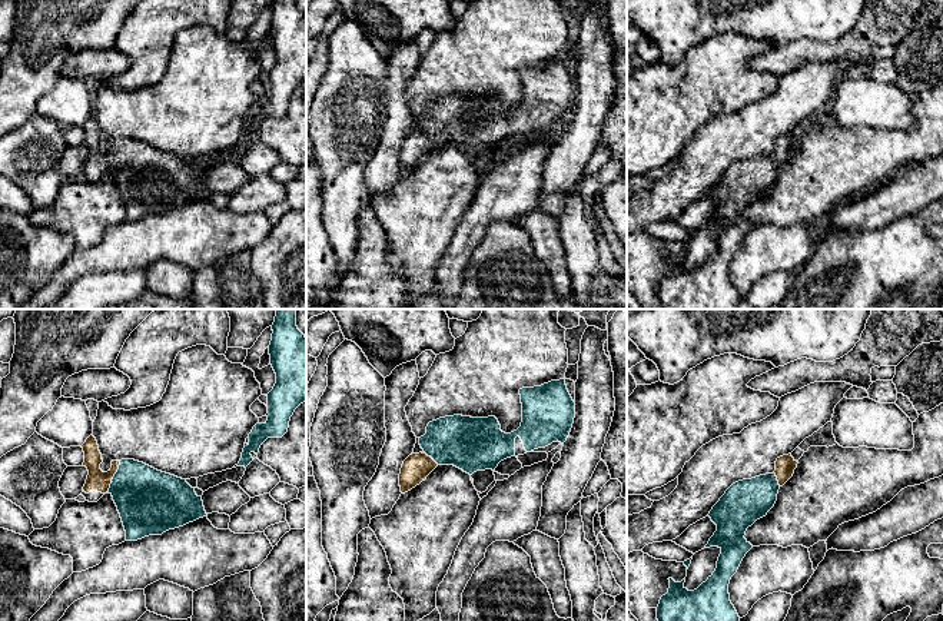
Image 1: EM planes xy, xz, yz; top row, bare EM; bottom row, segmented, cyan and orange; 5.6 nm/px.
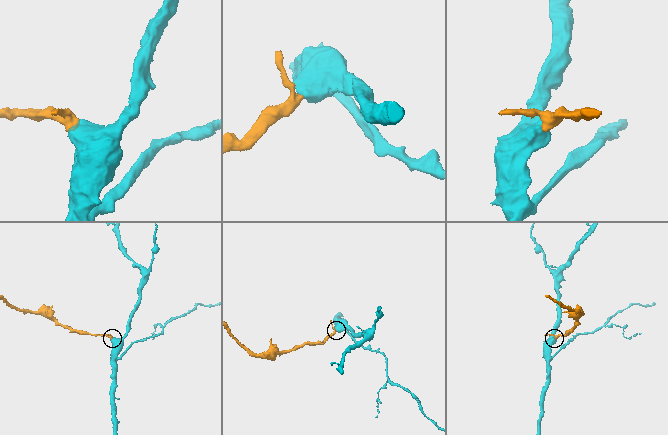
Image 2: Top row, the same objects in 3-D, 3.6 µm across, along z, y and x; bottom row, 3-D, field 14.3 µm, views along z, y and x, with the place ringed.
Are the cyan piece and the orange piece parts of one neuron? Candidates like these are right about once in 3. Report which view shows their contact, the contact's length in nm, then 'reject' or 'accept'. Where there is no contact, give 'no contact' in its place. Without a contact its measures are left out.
contact in xy; length 190 nm; accept

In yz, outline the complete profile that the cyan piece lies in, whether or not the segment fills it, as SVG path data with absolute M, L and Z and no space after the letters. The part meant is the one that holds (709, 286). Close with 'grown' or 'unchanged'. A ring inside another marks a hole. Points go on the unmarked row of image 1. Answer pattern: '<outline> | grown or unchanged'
M791 133L783 135L777 137L773 153L738 160L725 170L708 193L717 205L717 210L705 228L718 226L721 229L717 248L713 255L694 270L688 270L684 266L685 258L681 262L668 258L668 272L661 276L657 286L657 299L661 309L738 309L740 296L730 280L728 263L746 233L753 228L744 217L746 210L757 199L766 196L774 186L778 169L793 156L797 143Z | grown

